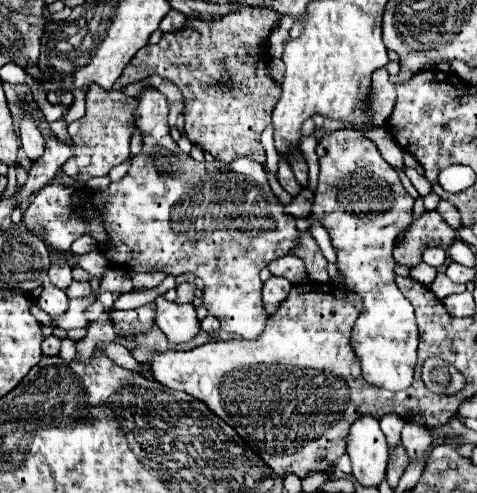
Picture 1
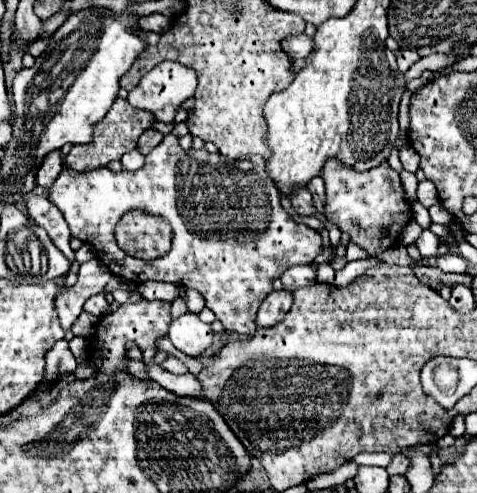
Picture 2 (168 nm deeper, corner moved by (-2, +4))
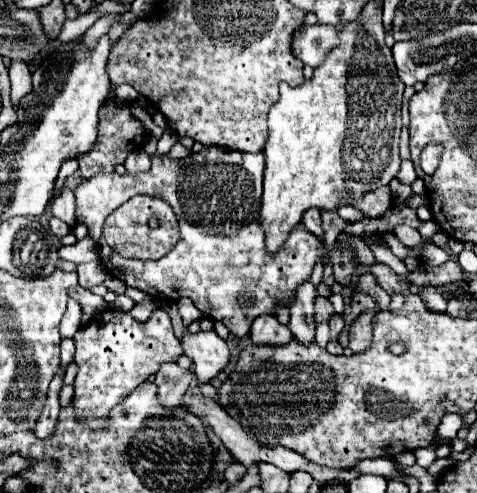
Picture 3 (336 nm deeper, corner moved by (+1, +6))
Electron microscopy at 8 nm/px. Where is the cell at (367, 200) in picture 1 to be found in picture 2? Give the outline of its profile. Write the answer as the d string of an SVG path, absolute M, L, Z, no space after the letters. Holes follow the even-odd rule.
M329 160L321 178L327 188L327 220L337 224L355 244L361 244L371 256L393 246L401 230L411 220L411 206L405 200L399 174L385 162L369 172L355 172L337 160Z

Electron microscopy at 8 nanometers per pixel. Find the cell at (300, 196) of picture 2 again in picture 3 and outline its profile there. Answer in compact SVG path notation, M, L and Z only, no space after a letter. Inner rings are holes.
M310 208L308 212L304 212L302 222L304 222L304 226L306 226L308 232L312 232L314 236L320 238L320 234L322 234L322 222L320 222L320 210L318 208Z

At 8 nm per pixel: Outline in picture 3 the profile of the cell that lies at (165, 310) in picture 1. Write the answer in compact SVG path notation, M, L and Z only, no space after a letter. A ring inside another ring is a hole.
M184 330L178 340L184 354L192 360L192 370L198 382L210 382L228 364L228 346L214 330L200 330L194 334Z

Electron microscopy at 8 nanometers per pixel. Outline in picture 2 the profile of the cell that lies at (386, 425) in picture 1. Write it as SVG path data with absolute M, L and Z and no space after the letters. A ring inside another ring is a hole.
M397 454L397 456L393 458L393 462L387 466L387 472L389 472L389 474L405 474L405 470L409 468L410 464L409 458Z

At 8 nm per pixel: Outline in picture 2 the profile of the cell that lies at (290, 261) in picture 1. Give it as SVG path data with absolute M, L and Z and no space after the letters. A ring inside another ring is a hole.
M291 266L283 276L283 290L287 292L295 292L297 288L303 288L305 284L313 284L317 280L317 274L313 270L313 266Z

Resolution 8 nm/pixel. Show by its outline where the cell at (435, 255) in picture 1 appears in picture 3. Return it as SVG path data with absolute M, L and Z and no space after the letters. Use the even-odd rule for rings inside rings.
M396 226L392 232L394 232L394 234L400 238L400 242L406 244L408 248L420 248L420 246L424 244L420 232L418 232L416 228L412 228L412 226Z

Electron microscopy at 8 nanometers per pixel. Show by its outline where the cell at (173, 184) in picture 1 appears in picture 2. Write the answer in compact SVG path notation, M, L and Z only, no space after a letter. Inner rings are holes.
M167 134L163 142L147 154L145 166L137 172L109 172L109 168L95 168L87 172L73 172L71 168L63 170L49 190L49 200L63 212L71 228L71 236L91 244L111 274L135 286L147 280L157 280L195 288L205 298L205 306L217 316L227 332L247 336L253 336L257 330L255 314L265 296L273 292L273 280L295 264L311 264L321 250L321 236L305 224L293 222L283 210L279 192L267 176L265 160L261 156L251 156L241 162L201 150L201 160L193 160L191 152L185 152L173 134ZM135 208L161 216L173 226L173 248L163 258L149 262L137 260L115 244L113 230L119 218Z

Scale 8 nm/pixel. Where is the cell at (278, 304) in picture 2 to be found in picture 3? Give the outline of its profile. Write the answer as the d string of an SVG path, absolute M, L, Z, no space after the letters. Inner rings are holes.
M262 314L252 322L250 338L254 344L284 344L292 340L292 332L274 314Z

